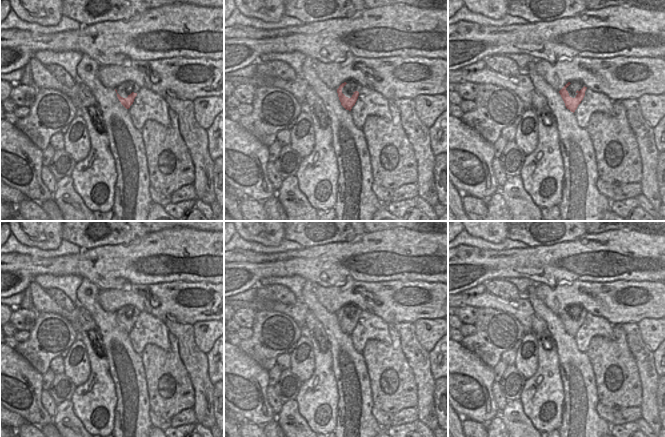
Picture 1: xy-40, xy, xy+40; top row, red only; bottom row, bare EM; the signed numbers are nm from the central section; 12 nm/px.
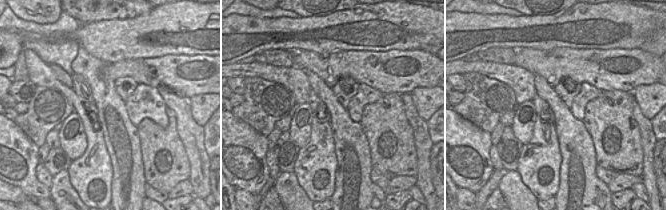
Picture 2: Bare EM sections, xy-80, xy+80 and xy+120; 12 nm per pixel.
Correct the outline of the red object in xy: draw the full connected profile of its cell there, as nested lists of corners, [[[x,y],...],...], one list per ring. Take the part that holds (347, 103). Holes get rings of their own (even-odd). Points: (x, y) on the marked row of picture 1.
[[[344,82],[337,89],[338,97],[341,105],[346,109],[351,111],[352,107],[355,105],[359,92],[362,86],[357,82]]]

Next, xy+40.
[[[568,82],[560,91],[560,95],[565,103],[567,109],[571,112],[575,112],[578,105],[581,103],[585,96],[587,87],[584,85],[577,86],[576,83]]]

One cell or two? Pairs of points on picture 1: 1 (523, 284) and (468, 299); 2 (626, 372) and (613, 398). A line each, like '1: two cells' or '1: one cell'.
1: two cells
2: one cell

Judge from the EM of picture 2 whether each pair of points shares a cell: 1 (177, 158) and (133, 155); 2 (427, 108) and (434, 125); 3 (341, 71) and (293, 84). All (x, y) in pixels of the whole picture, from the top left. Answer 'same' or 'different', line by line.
1: different
2: different
3: different

